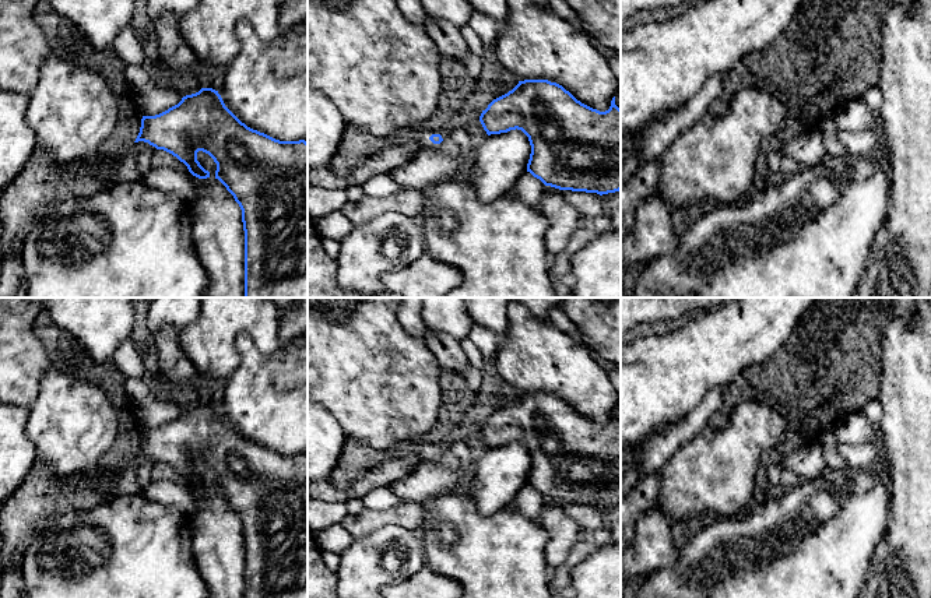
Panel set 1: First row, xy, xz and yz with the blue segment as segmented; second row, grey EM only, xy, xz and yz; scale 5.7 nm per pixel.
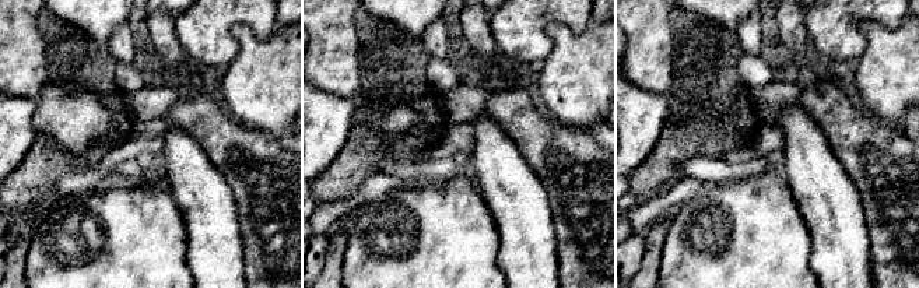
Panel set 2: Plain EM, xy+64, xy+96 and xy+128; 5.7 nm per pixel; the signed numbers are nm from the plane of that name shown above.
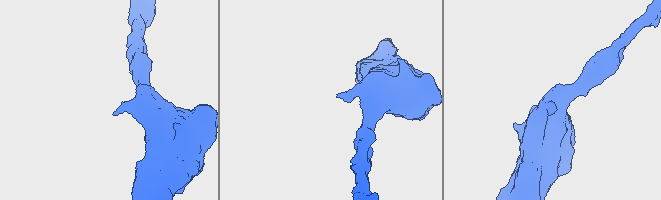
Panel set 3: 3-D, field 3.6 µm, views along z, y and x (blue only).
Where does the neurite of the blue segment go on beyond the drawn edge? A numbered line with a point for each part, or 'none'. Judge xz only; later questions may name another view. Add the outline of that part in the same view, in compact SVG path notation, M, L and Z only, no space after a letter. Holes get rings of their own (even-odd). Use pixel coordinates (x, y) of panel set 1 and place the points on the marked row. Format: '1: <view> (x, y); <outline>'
1: xz (421, 137); M422 129L422 130L415 130L410 134L408 140L417 143L418 145L421 147L432 147L432 145L438 145L438 144L433 144L429 137L432 134L440 134L442 138L446 138L449 136L449 133L442 133L442 131L432 131L432 130L428 130L428 129Z

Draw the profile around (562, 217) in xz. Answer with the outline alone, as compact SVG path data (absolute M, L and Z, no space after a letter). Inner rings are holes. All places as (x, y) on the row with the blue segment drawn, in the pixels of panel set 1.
M545 186L537 208L549 224L544 240L548 253L555 256L568 245L572 232L579 224L580 214L559 189L551 186Z

